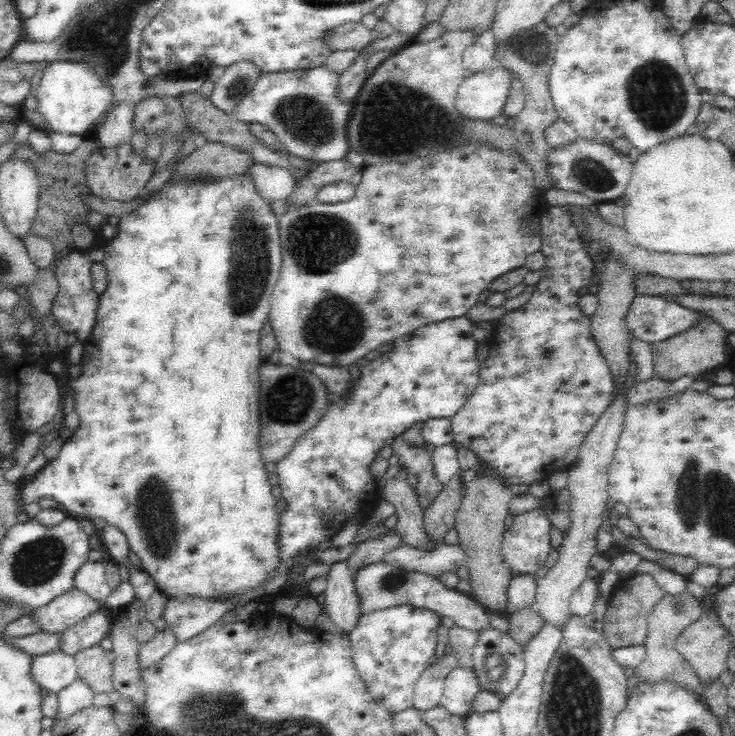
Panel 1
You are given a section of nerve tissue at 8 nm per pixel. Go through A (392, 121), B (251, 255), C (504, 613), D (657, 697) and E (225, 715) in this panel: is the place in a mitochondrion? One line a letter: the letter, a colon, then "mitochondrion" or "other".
A: mitochondrion
B: mitochondrion
C: other
D: other
E: mitochondrion

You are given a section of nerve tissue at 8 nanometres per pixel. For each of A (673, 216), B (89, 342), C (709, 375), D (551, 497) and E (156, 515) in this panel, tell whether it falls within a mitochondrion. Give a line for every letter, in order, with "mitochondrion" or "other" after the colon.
A: other
B: other
C: other
D: other
E: mitochondrion

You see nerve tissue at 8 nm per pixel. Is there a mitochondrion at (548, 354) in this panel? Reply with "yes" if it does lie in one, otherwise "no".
yes

